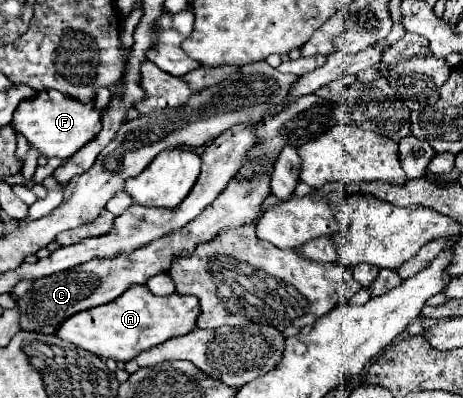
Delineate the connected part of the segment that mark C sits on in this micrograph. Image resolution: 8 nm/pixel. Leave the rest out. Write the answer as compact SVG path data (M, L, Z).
M270 173L256 175L256 179L234 177L228 183L228 187L196 219L186 223L186 227L182 227L180 231L172 231L132 251L130 255L114 255L112 259L92 259L68 271L60 271L56 275L36 279L32 289L26 291L22 297L18 297L20 329L36 331L36 333L56 333L56 329L74 313L110 303L116 297L120 297L130 285L136 283L144 285L152 275L168 273L172 259L180 255L190 255L198 243L208 243L208 239L214 239L222 229L236 229L248 223L256 223L260 207L268 195L270 195Z

